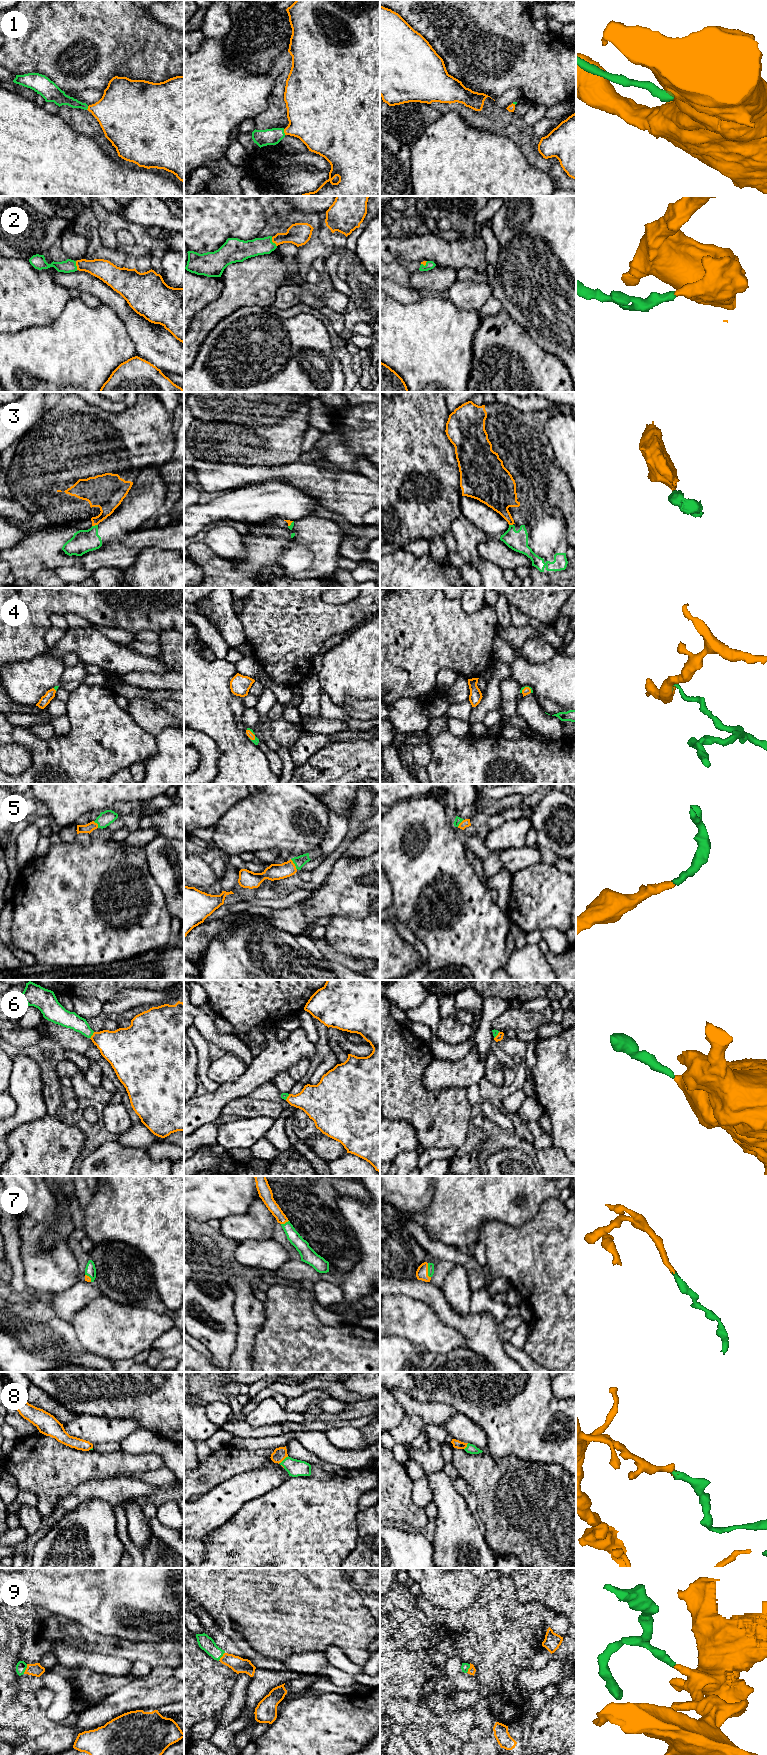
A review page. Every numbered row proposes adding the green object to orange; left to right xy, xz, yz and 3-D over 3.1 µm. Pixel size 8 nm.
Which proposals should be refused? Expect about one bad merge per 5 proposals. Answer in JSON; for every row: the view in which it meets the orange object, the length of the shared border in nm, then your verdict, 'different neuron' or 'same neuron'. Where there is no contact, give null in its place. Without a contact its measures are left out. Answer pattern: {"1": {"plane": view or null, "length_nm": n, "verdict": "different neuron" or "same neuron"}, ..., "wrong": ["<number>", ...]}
{"1": {"plane": "xz", "length_nm": 50, "verdict": "same neuron"}, "2": {"plane": "xz", "length_nm": 90, "verdict": "same neuron"}, "3": {"plane": "xy", "length_nm": 50, "verdict": "different neuron"}, "4": {"plane": "xz", "length_nm": 110, "verdict": "same neuron"}, "5": {"plane": "xz", "length_nm": 100, "verdict": "same neuron"}, "6": {"plane": "xy", "length_nm": 70, "verdict": "same neuron"}, "7": {"plane": "yz", "length_nm": 120, "verdict": "same neuron"}, "8": {"plane": "xz", "length_nm": 110, "verdict": "same neuron"}, "9": {"plane": "xy", "length_nm": 90, "verdict": "same neuron"}, "wrong": ["3"]}

